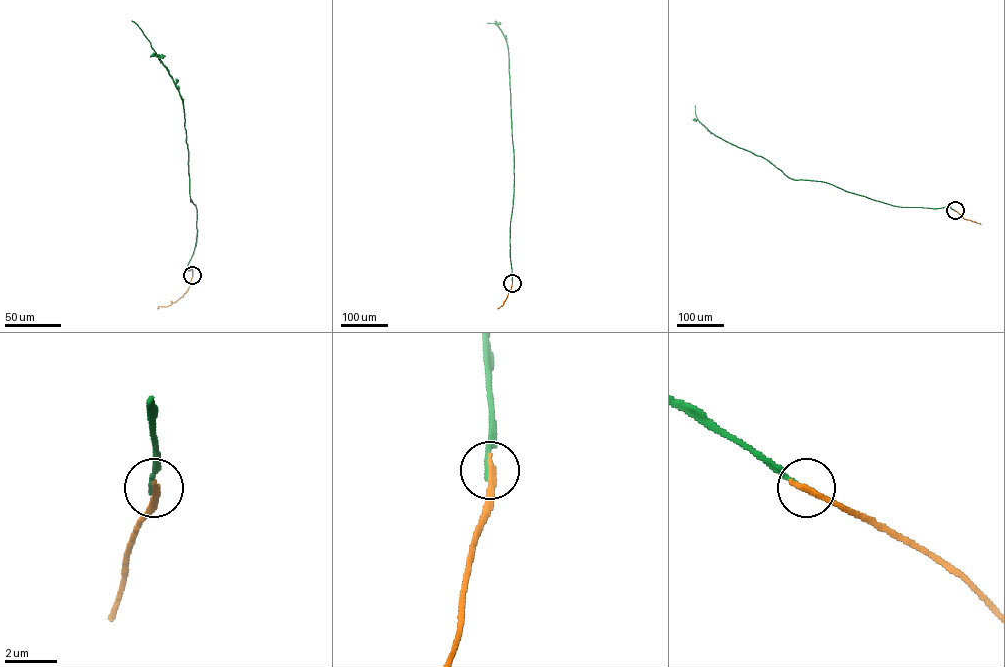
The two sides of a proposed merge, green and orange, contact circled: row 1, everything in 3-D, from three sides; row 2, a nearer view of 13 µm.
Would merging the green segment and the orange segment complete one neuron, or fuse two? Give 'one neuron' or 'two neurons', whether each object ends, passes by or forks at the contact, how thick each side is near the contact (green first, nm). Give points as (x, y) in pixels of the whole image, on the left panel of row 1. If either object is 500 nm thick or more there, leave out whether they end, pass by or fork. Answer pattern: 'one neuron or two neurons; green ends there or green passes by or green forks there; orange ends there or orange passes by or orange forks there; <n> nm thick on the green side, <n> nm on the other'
two neurons; green ends there; orange ends there; 170 nm thick on the green side, 280 nm on the other

